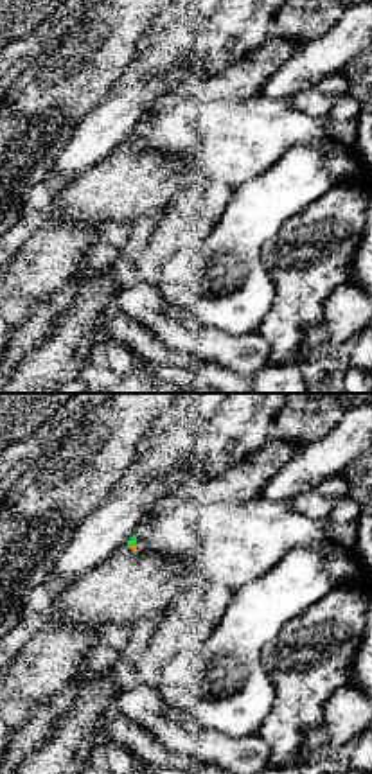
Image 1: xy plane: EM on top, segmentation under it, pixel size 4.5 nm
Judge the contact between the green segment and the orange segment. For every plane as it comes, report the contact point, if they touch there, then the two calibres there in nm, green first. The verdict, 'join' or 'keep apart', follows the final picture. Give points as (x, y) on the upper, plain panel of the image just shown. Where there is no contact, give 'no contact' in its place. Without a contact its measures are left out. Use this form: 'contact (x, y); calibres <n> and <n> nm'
contact (133, 142); calibres 40 and 20 nm

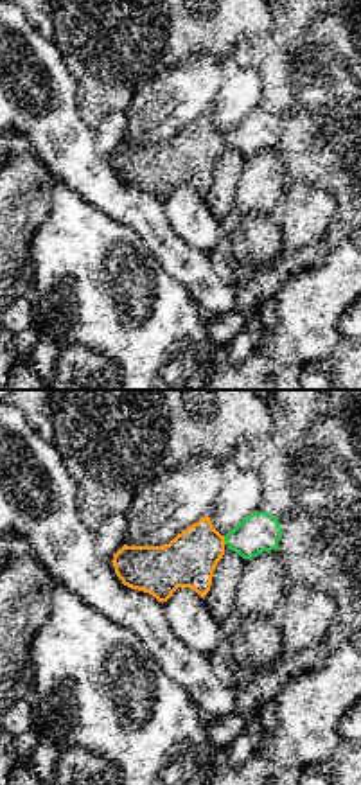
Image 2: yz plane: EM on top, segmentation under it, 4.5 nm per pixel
contact (225, 137); calibres 180 and 240 nm

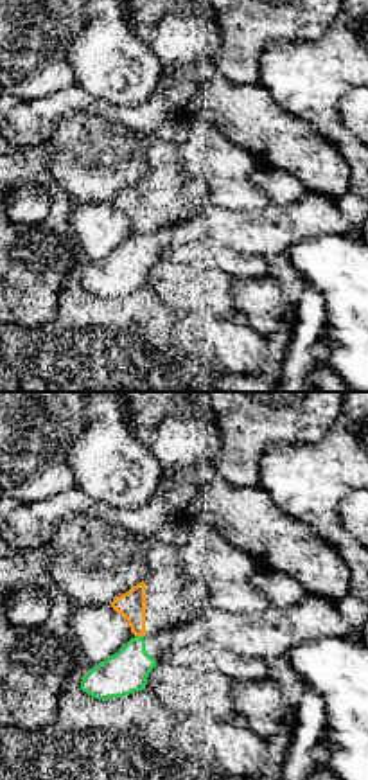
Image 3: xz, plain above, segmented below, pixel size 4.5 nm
contact (139, 234); calibres 190 and 120 nm

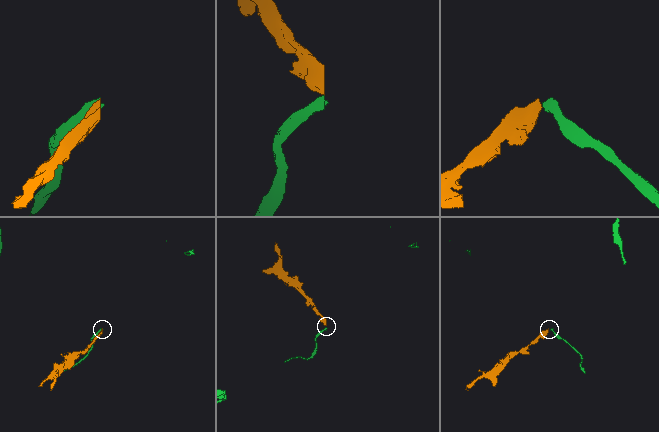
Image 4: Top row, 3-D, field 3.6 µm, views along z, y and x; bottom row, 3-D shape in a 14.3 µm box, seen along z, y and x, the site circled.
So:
keep apart

